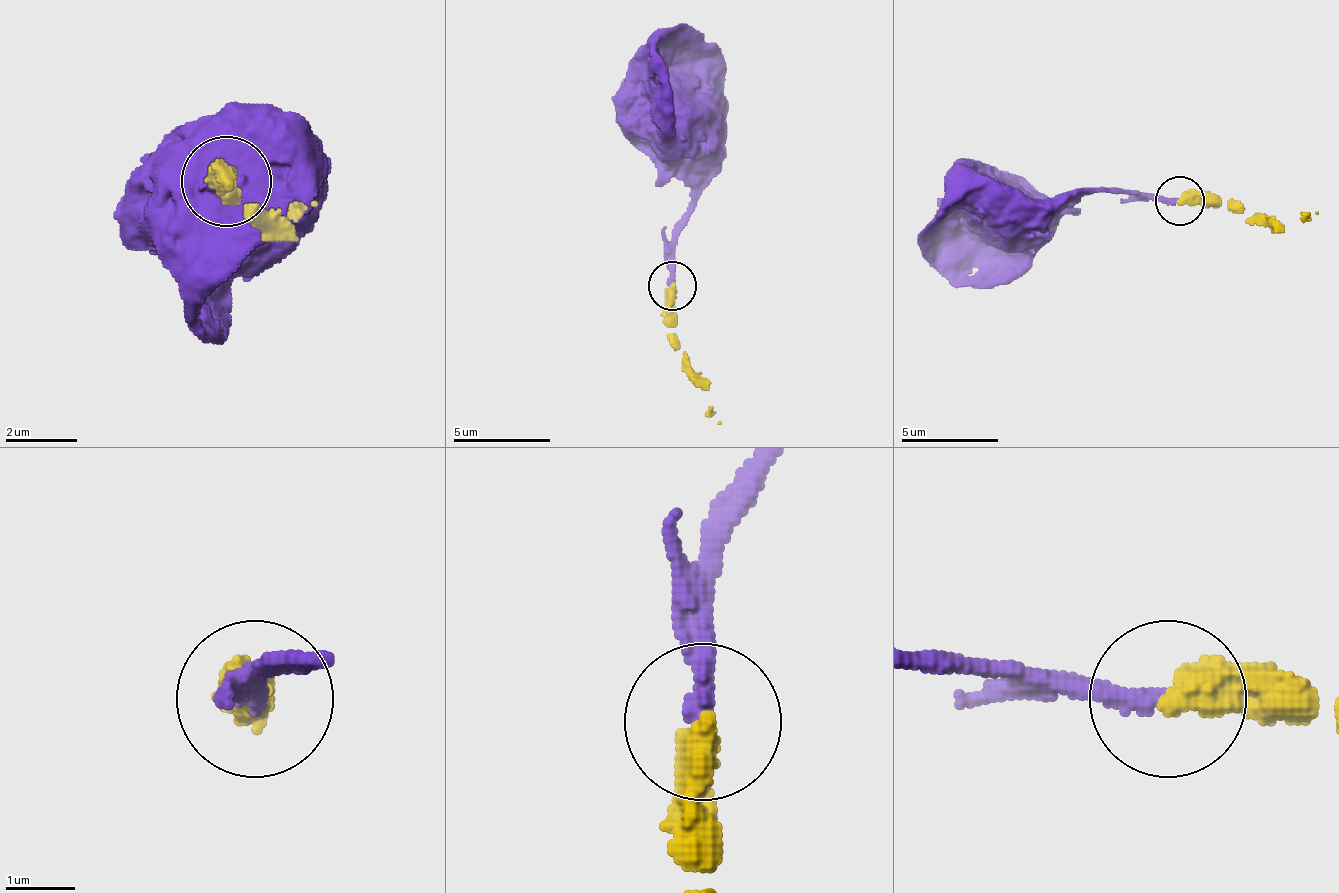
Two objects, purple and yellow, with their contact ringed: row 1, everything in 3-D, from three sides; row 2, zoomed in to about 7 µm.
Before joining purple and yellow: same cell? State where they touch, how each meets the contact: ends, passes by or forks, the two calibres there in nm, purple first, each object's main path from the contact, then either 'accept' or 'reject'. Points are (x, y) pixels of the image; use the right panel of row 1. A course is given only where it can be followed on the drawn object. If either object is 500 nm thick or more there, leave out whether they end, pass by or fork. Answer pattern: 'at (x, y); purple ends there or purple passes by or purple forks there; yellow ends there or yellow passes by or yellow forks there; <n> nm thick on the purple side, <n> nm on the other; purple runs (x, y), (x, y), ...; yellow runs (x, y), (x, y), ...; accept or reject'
at (1179, 200); 280 nm thick on the purple side, 500 nm on the other; purple runs (1181, 202), (1113, 192), (1074, 192), (1025, 240), (1011, 226); yellow runs (1181, 202), (1234, 202), (1248, 216), (1278, 221), (1307, 221), (1316, 211); accept

